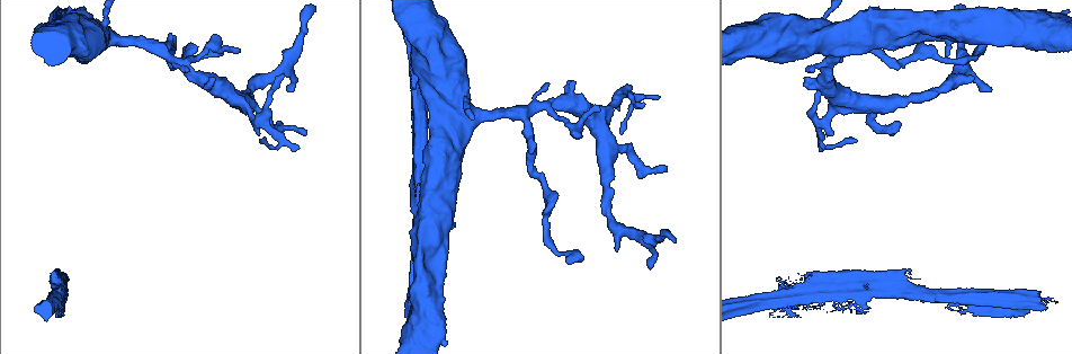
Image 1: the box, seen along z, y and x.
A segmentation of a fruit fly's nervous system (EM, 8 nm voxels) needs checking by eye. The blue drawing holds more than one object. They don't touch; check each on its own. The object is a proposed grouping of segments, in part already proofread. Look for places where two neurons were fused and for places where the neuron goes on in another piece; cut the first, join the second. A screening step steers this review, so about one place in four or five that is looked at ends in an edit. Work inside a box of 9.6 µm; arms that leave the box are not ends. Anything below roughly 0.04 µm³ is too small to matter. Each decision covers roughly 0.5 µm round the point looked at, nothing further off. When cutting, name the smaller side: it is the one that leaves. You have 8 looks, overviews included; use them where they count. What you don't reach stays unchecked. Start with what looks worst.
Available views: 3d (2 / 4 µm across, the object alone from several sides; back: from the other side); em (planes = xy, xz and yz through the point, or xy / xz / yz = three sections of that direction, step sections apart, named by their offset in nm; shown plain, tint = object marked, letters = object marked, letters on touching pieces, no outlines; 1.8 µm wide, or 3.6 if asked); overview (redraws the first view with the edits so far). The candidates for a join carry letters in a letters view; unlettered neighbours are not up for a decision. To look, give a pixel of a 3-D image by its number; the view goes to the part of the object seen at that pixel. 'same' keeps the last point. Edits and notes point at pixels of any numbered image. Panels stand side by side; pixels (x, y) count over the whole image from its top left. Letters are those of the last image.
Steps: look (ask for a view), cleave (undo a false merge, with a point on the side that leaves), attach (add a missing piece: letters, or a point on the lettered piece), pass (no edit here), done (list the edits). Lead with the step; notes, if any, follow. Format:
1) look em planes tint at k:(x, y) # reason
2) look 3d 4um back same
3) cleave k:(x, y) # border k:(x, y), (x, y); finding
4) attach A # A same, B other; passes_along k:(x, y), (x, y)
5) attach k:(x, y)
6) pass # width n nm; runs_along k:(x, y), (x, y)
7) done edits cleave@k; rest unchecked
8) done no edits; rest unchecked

look 3d 2um at 1:(1051, 299) # thick end

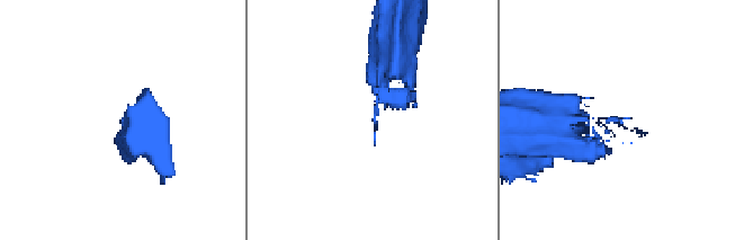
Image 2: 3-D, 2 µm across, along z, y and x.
look em xy step 4 letters at 2:(616, 119)

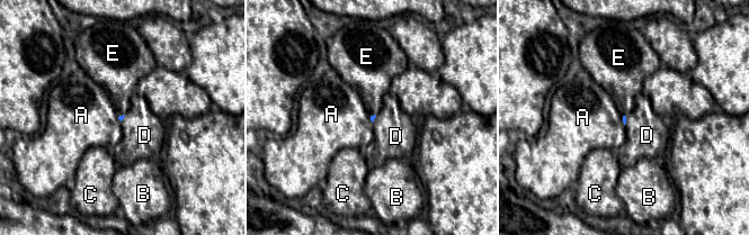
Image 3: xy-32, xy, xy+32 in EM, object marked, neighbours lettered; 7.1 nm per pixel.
look em planes letters same # cut it another way

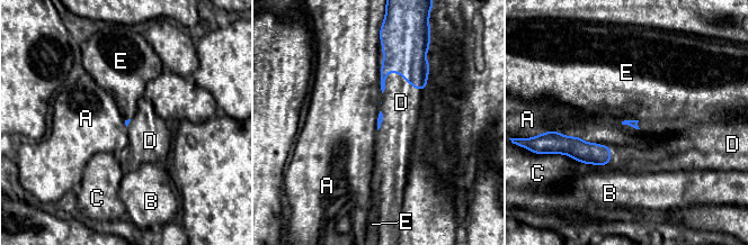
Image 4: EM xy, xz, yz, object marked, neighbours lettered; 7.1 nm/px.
attach D # A other, B other, C other, D same, E other; the neuron continues

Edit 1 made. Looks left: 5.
look overview

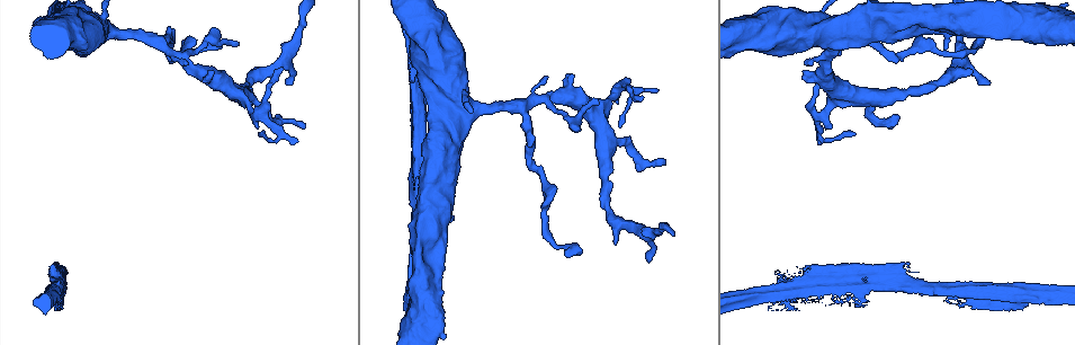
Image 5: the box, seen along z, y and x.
look 3d 2um at 5:(866, 289) # touches itself

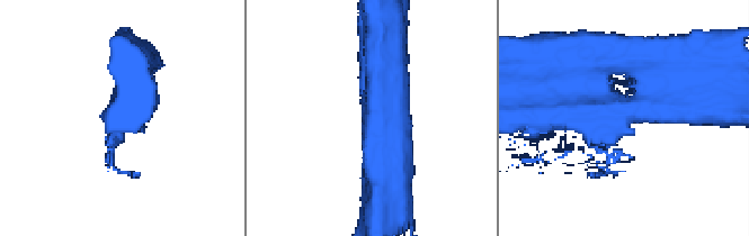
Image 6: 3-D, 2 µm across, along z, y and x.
look em yz step 4 plain at 6:(622, 127) # now the EM

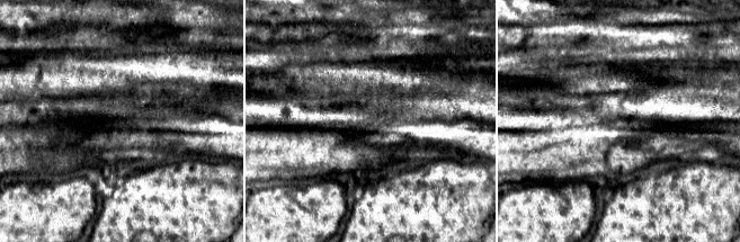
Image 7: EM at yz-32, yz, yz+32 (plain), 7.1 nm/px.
look em yz step 4 letters same # what lies round it

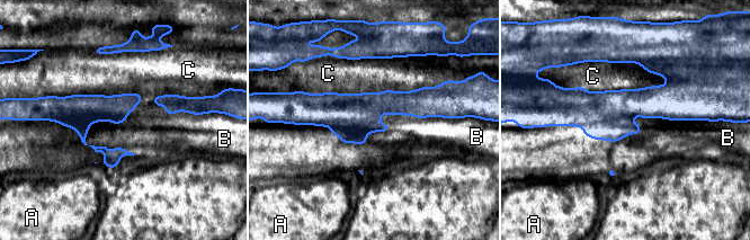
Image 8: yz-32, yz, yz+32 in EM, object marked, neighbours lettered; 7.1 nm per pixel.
pass # A other, B other, C other; runs_along 8:(440, 110), (376, 104), (306, 117); one neuron here

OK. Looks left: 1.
done edits attach@4; rest unchecked

